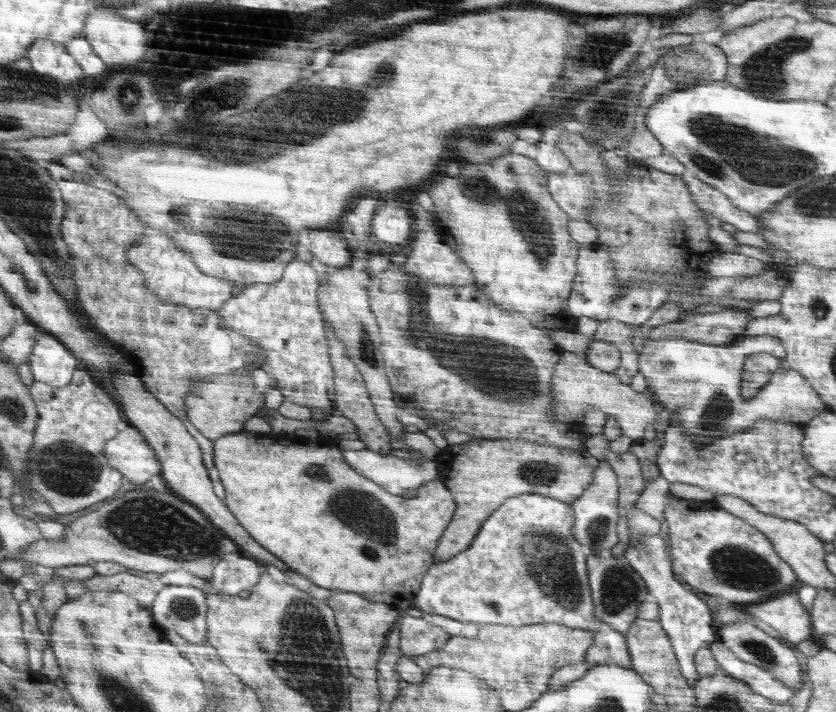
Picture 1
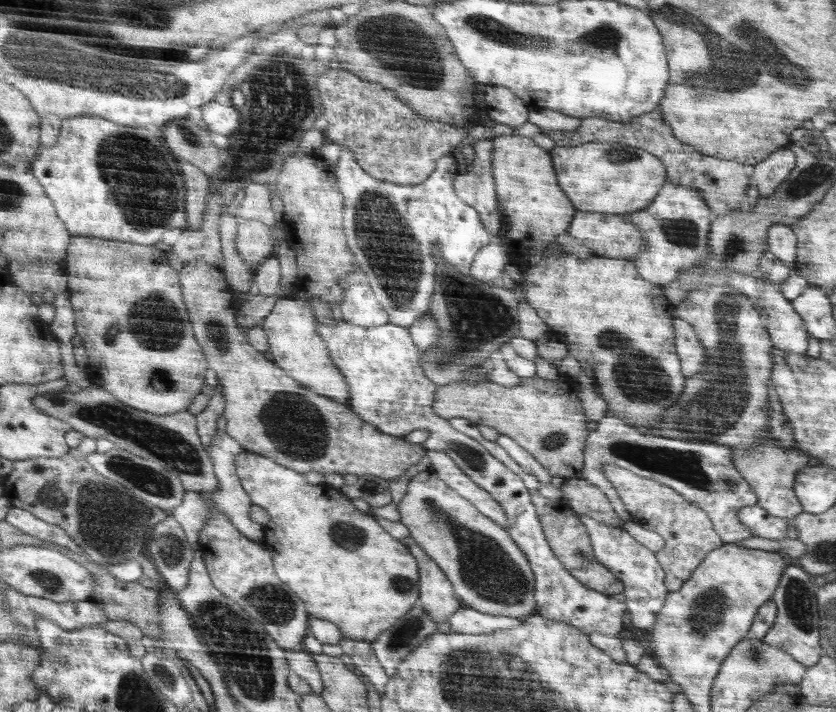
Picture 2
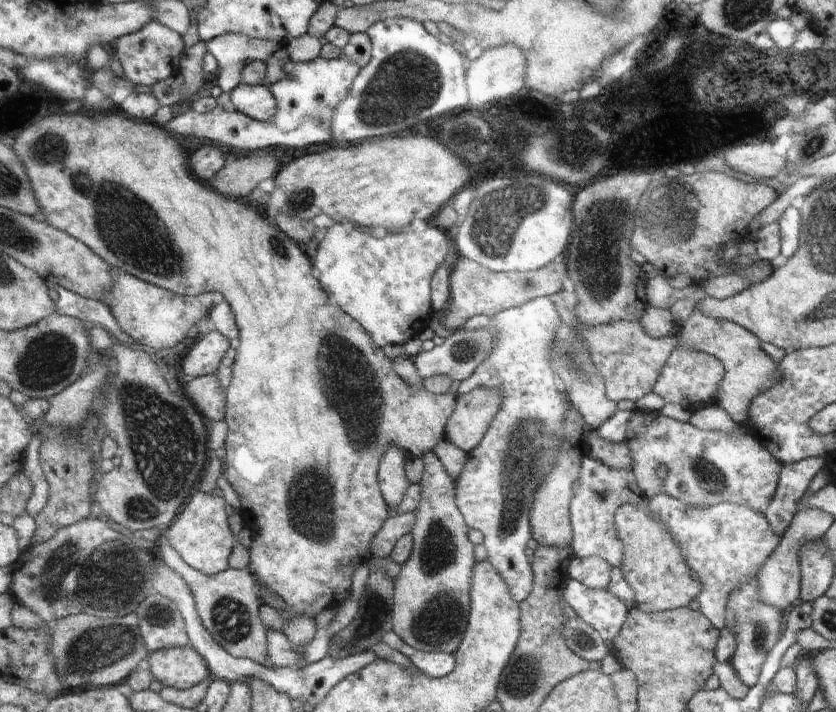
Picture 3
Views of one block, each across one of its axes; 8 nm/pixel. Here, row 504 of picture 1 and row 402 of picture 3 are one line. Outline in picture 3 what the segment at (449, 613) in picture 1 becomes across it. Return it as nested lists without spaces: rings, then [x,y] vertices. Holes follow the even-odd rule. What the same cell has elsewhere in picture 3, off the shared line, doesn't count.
[[[538,297],[521,307],[506,309],[491,317],[473,316],[464,326],[471,331],[494,329],[497,336],[491,353],[468,379],[460,383],[458,391],[469,392],[476,387],[499,389],[504,402],[478,447],[466,453],[468,458],[464,464],[464,472],[457,480],[457,503],[465,516],[466,524],[469,524],[470,528],[480,530],[484,535],[483,544],[488,553],[486,561],[494,565],[498,574],[509,585],[513,599],[518,603],[522,602],[532,590],[532,561],[524,554],[526,544],[532,536],[532,524],[529,521],[532,502],[542,476],[547,475],[551,468],[554,468],[556,457],[561,448],[564,448],[565,416],[570,410],[565,384],[553,373],[549,361],[552,359],[553,338],[561,324],[561,315],[557,312],[552,298]]]

